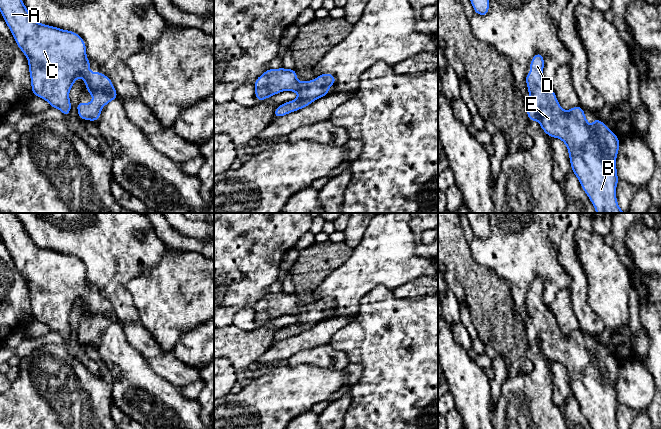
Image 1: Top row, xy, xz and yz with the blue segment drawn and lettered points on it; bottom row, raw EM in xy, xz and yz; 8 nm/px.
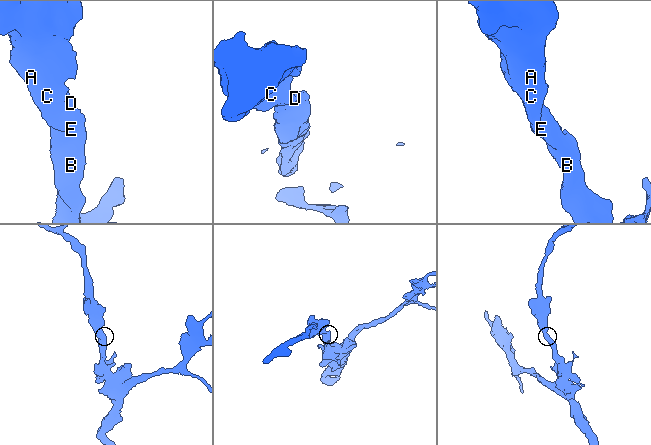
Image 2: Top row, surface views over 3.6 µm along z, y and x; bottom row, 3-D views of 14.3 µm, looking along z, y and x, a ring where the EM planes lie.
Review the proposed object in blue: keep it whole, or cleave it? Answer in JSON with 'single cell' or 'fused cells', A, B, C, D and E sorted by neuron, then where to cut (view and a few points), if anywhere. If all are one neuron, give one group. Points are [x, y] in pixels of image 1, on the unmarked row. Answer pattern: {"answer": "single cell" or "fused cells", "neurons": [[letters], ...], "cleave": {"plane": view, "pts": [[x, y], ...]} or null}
{"answer": "single cell", "neurons": [["A", "B", "C", "D", "E"]], "cleave": null}

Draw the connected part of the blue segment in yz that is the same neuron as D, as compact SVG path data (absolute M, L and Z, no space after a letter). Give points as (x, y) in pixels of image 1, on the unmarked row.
M536 277L530 286L530 296L525 300L528 318L531 321L530 324L526 324L529 345L538 345L541 353L549 361L558 362L567 370L572 396L580 405L592 429L619 429L616 421L616 411L619 406L616 382L621 366L598 342L592 344L594 349L590 351L581 330L572 331L568 335L563 334L549 306L544 304L543 294L544 281L541 277Z

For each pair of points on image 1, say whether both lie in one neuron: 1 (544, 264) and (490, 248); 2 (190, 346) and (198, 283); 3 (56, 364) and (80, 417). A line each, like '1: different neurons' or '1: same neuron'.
1: same neuron
2: different neurons
3: same neuron

